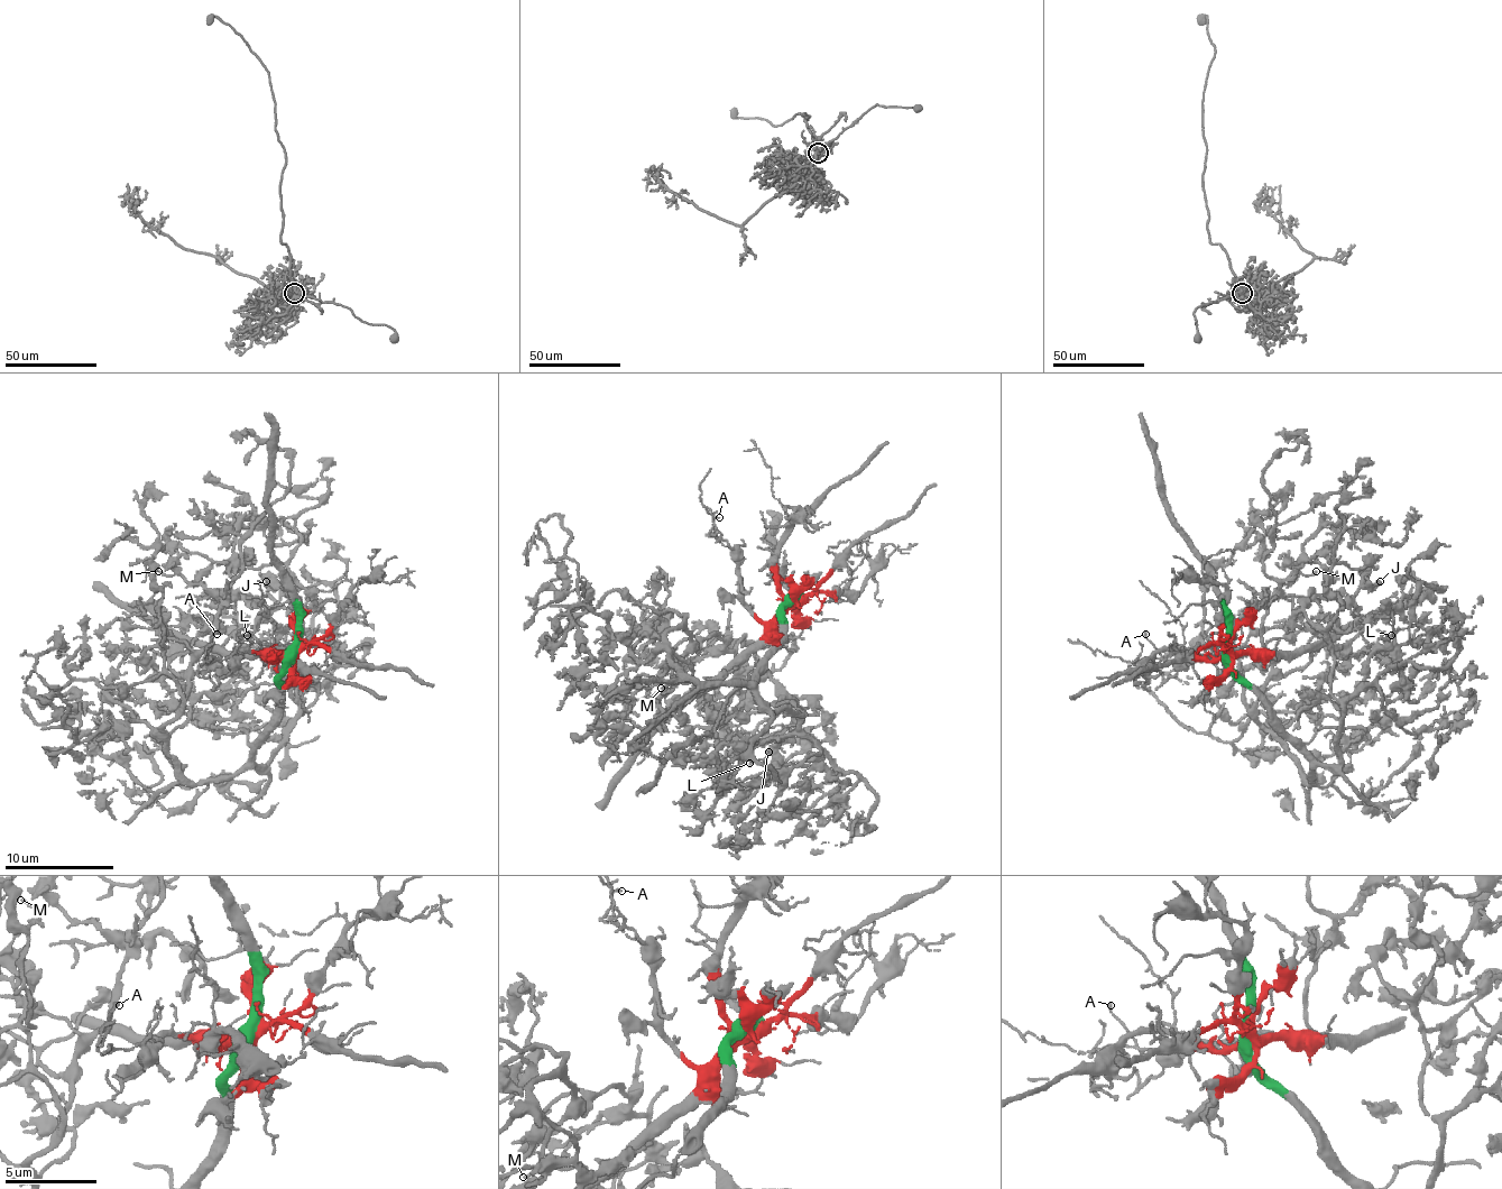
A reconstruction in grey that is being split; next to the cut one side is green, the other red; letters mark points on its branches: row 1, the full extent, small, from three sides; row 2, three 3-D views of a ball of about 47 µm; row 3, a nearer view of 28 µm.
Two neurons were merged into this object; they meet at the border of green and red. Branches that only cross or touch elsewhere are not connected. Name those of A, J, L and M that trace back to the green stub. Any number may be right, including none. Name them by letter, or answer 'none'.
J, L, M

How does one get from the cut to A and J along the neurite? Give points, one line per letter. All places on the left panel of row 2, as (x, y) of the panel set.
A: (294, 650), (245, 652), (237, 657), (214, 660), (209, 641), (218, 633)
J: (294, 650), (279, 717), (256, 764), (298, 709), (272, 655), (296, 608), (266, 581)

